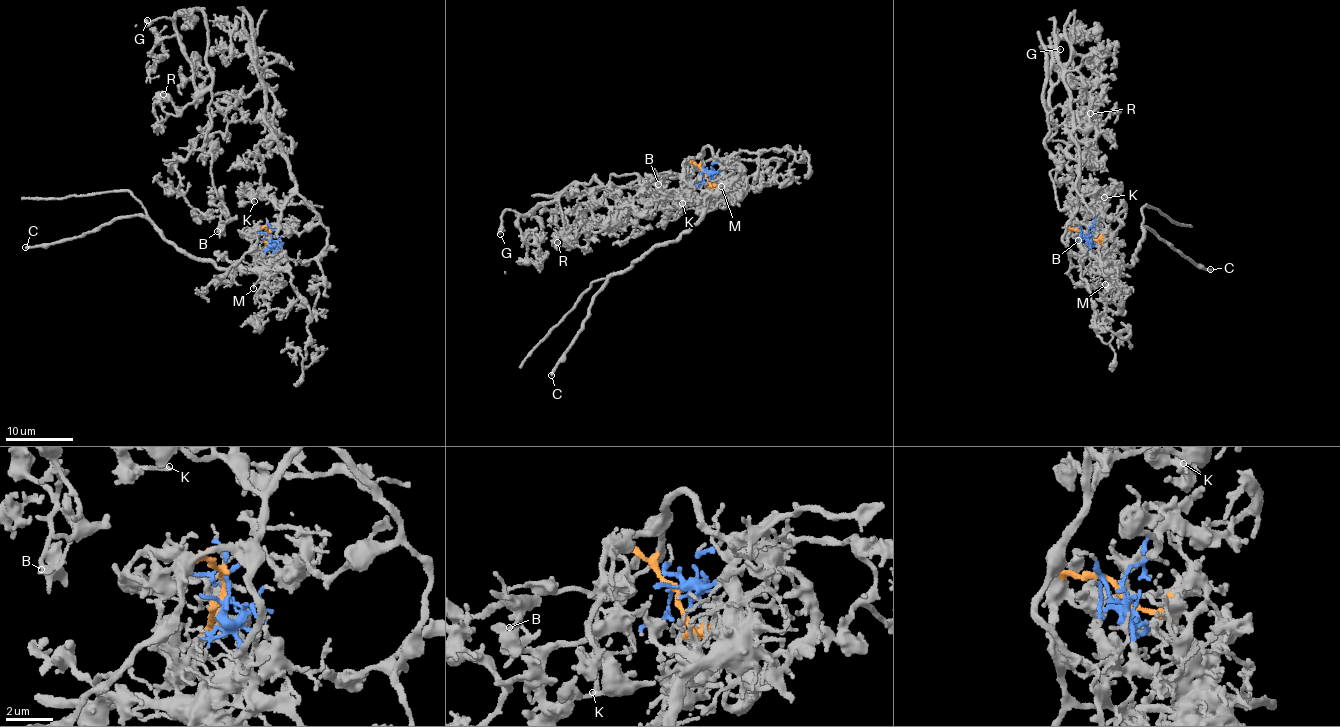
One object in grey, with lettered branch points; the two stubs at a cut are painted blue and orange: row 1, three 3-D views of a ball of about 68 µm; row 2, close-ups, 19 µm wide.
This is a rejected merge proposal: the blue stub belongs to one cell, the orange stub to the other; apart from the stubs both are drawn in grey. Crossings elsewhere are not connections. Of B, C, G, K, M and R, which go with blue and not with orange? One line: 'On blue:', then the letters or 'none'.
On blue: C, M

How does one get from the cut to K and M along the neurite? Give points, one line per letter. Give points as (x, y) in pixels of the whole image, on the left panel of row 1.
K: (269, 235), (264, 227), (279, 221), (281, 209), (250, 189), (241, 196), (246, 201), (254, 202)
M: (269, 235), (274, 256), (254, 289)

